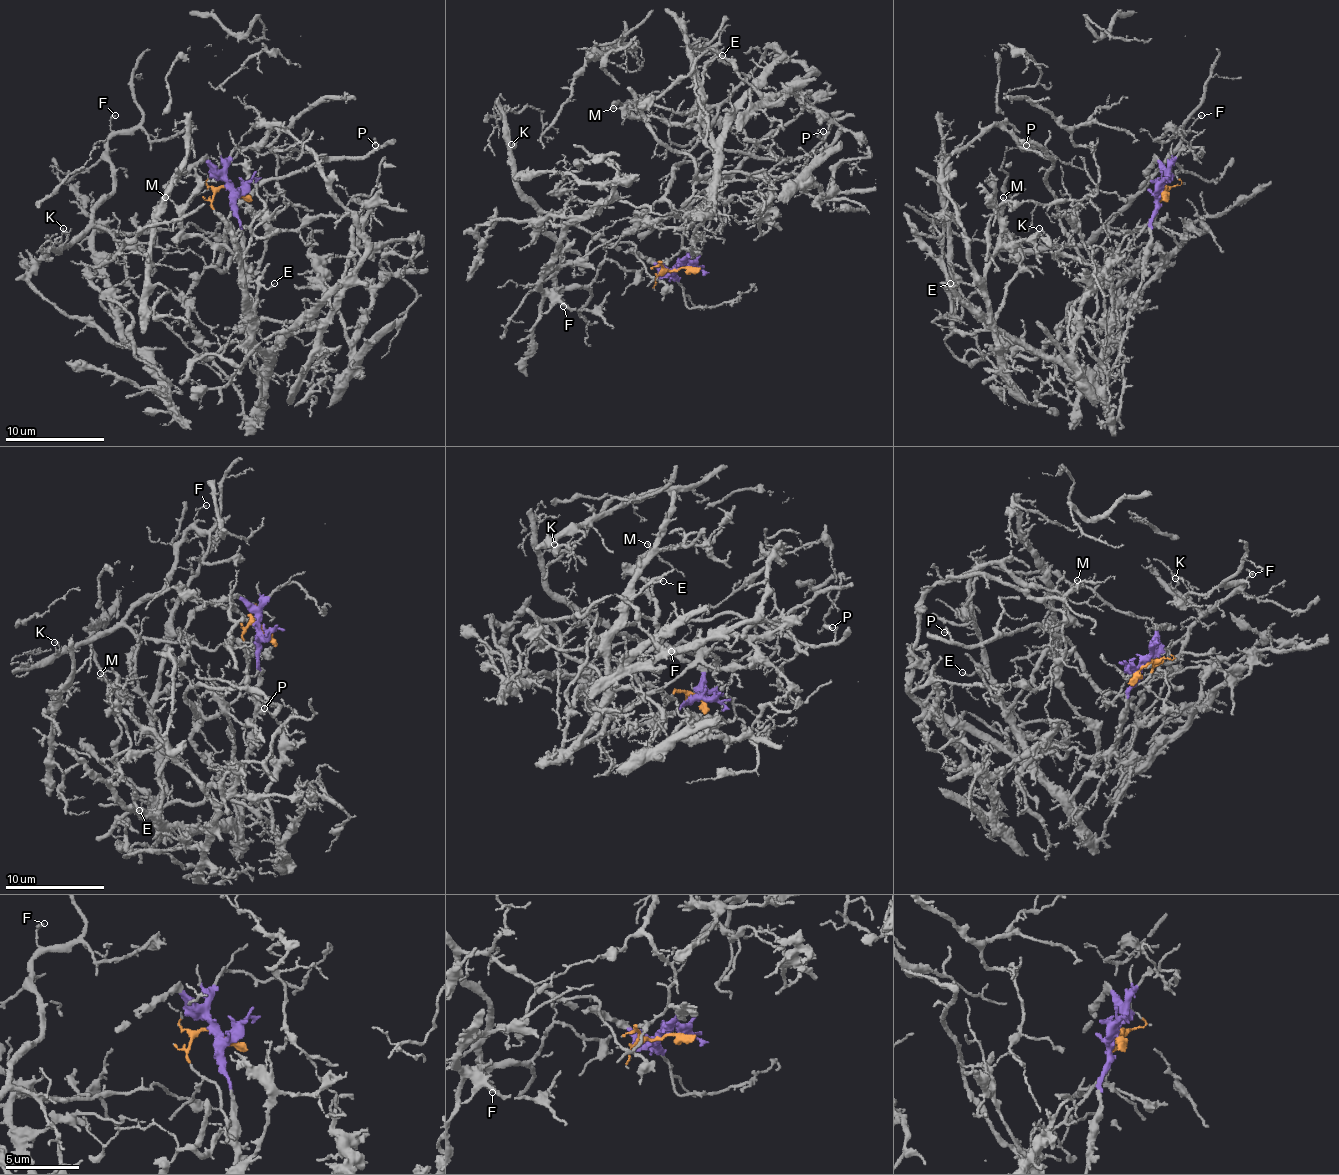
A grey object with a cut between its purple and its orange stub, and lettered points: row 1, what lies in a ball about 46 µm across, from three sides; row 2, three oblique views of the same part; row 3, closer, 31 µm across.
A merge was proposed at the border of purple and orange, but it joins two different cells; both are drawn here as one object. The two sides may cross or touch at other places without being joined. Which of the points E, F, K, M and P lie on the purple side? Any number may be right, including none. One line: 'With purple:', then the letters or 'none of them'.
With purple: E, M

